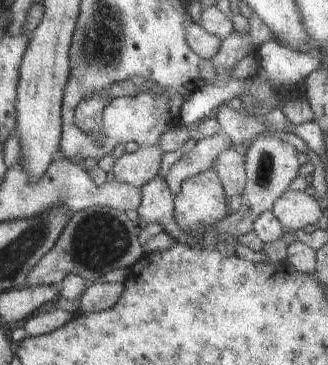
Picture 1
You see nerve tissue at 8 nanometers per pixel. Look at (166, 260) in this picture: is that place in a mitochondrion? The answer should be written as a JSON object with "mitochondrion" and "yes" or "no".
{"mitochondrion":"no"}

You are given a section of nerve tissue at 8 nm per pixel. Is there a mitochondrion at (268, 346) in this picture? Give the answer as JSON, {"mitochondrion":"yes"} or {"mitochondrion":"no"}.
{"mitochondrion":"no"}

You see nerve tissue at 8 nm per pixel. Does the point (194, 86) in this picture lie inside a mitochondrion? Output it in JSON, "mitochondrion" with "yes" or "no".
{"mitochondrion":"no"}

